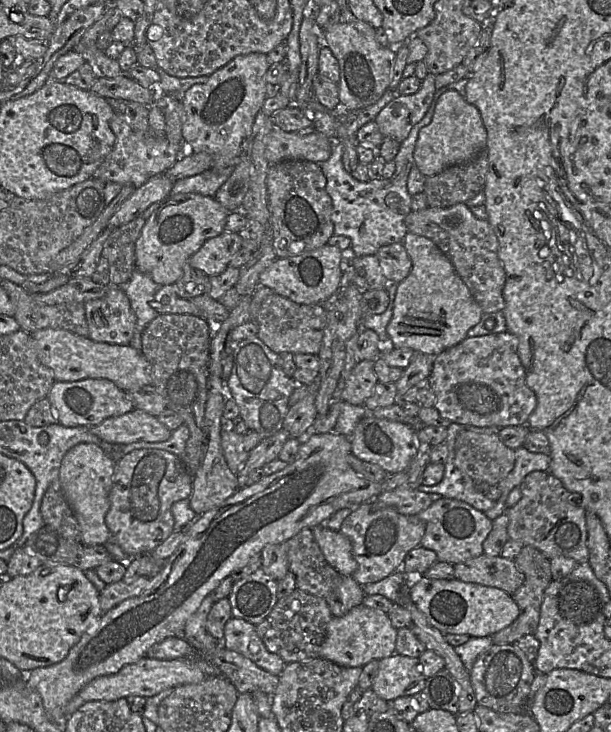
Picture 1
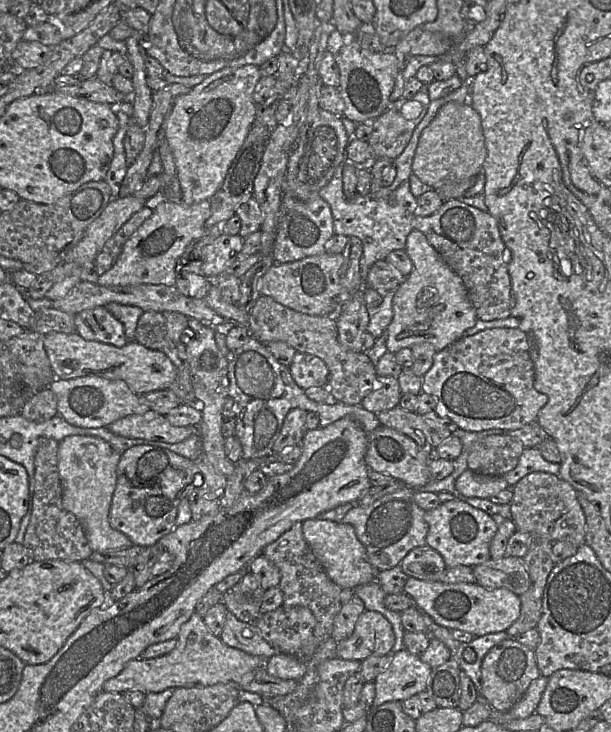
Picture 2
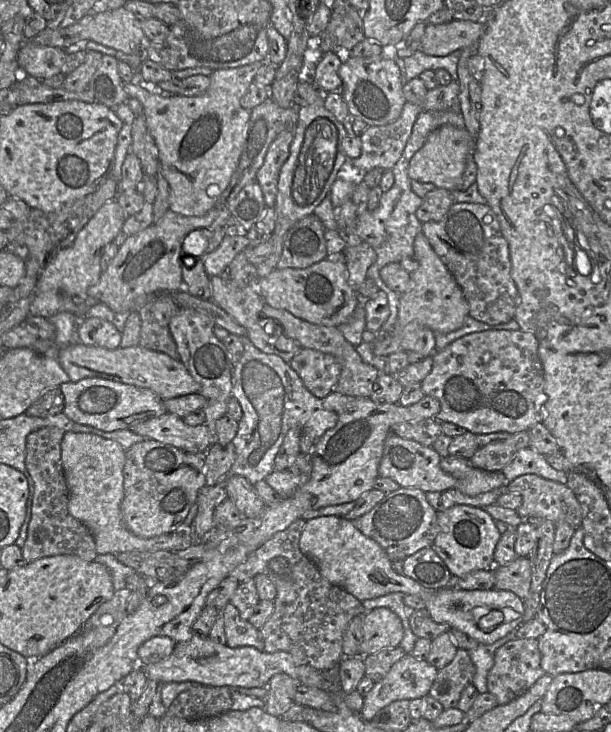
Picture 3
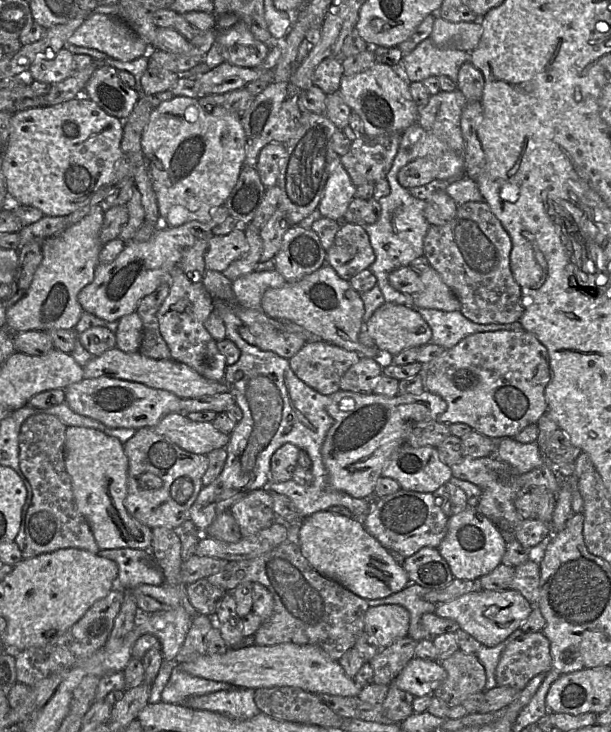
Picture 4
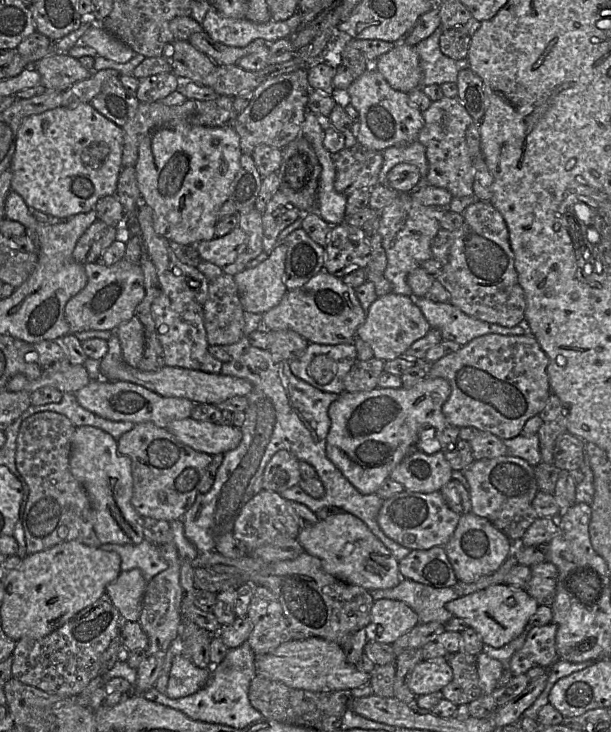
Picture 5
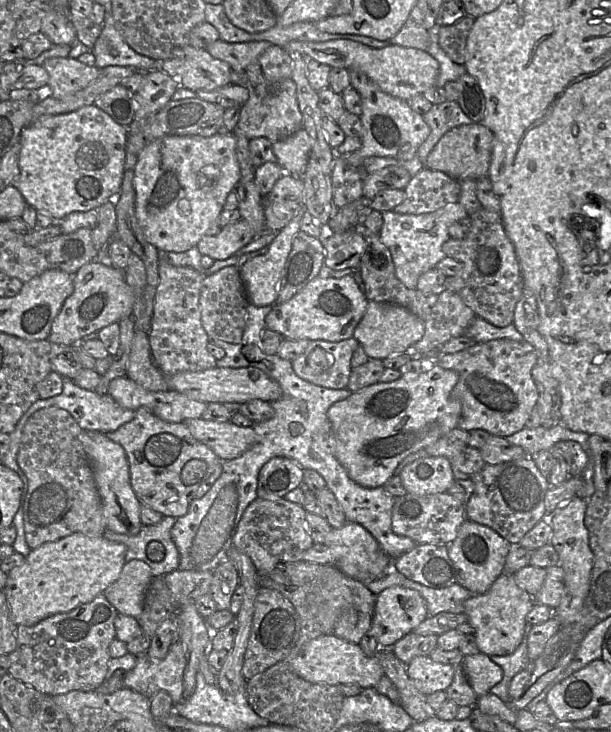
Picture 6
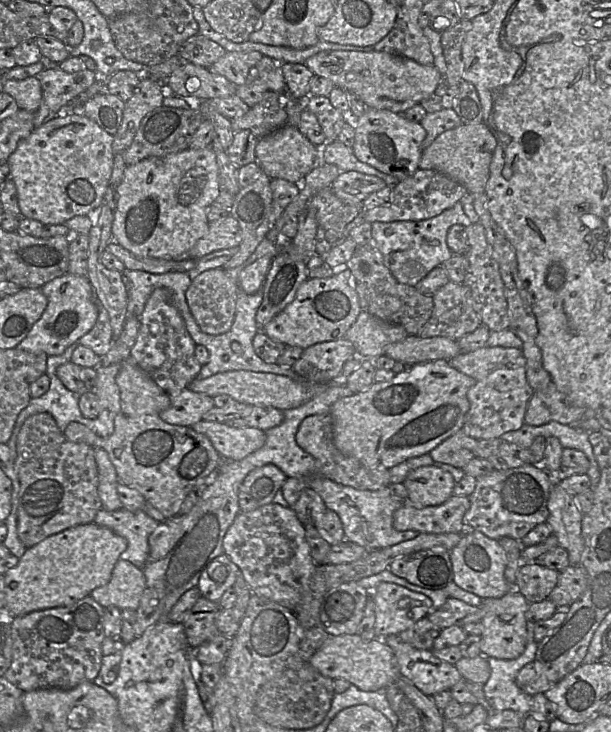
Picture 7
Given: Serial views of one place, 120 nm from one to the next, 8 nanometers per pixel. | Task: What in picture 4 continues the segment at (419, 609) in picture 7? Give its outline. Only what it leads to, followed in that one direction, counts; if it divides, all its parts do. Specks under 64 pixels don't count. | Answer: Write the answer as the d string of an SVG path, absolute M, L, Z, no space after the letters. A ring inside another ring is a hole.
M397 604L369 607L365 615L364 631L372 636L380 647L386 648L408 636L409 611Z

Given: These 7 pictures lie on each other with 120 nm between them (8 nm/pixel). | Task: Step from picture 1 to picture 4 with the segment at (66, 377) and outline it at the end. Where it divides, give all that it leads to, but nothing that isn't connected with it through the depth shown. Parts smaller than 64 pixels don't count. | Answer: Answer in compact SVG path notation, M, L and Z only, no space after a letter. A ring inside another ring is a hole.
M117 347L105 351L100 356L93 356L83 367L83 377L107 377L139 382L152 388L169 391L181 399L230 392L229 385L224 381L209 380L184 363L173 359L157 360L149 358L139 351L127 353Z

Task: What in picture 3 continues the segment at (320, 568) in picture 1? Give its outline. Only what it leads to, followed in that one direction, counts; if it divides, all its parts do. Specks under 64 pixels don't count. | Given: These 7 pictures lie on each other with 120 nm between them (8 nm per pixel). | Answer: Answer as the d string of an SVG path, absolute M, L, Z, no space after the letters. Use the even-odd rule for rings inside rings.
M297 519L283 531L277 532L261 547L252 552L228 577L232 577L242 583L258 574L264 574L270 578L276 587L277 594L273 600L274 610L265 624L259 629L265 652L284 651L289 653L297 664L308 665L321 672L327 672L337 666L344 657L342 641L349 622L355 616L365 614L366 610L362 602L353 595L325 580L316 565L301 552L299 540L305 523L305 520Z

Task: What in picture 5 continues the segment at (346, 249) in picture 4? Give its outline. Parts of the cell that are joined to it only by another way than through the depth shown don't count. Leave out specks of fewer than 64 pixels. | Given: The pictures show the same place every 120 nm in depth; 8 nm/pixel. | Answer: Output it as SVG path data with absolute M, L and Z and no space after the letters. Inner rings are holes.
M346 222L331 228L324 250L323 270L338 278L365 269L371 259L371 247L363 229Z

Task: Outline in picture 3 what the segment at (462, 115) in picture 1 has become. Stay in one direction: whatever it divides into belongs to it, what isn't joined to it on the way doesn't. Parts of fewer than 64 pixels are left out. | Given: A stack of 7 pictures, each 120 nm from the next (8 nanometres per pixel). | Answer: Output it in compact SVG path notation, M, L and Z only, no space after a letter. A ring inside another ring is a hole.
M443 125L432 131L424 145L411 158L408 167L408 176L411 180L422 183L432 183L437 188L448 191L458 190L467 159L473 155L475 140L469 132L452 125Z

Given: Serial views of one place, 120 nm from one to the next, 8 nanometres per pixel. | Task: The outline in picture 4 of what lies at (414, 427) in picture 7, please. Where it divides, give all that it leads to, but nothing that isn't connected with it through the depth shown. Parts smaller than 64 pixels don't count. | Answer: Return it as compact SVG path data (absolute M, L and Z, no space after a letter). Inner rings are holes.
M338 390L329 397L326 411L333 418L334 424L321 447L328 483L334 490L363 499L374 497L376 482L393 453L405 443L408 426L412 429L418 422L437 421L438 416L447 409L447 403L442 397L427 390L420 394L394 397Z

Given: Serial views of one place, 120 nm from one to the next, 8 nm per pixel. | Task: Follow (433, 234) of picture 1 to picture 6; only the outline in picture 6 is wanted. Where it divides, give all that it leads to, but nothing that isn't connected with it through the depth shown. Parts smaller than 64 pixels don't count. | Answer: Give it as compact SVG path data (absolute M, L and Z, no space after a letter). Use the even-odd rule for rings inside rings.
M480 207L468 215L471 227L463 239L449 238L442 250L446 257L461 263L461 272L446 277L443 288L457 293L480 317L496 327L513 323L515 307L524 290L521 268L513 243L506 234L500 212Z

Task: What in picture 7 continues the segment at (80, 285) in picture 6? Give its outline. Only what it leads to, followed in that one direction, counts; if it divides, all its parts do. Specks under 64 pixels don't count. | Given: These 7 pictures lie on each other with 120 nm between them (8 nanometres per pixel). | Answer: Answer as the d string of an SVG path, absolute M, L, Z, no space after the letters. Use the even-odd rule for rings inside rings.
M69 272L49 281L40 289L47 298L47 306L27 336L15 348L32 353L45 353L48 356L60 355L94 326L98 317L94 302L95 292L87 276Z

